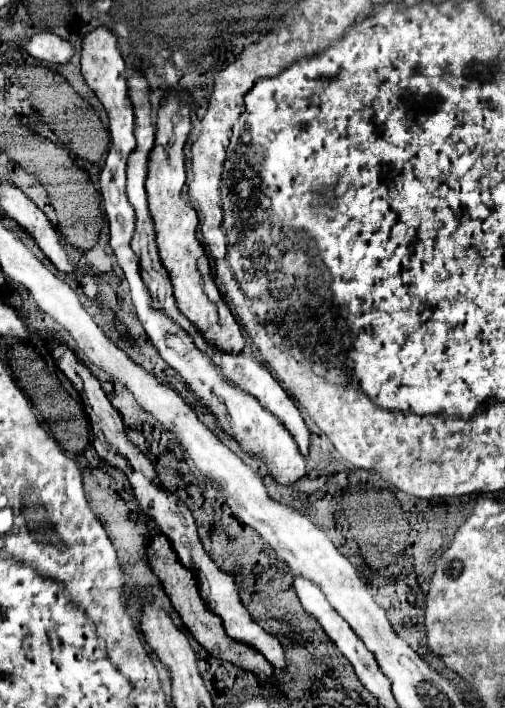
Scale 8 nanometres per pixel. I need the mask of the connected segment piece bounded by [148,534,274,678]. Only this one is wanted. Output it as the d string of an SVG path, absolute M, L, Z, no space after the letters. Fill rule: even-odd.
M162 534L154 536L152 542L148 544L148 560L150 560L150 566L152 566L154 574L160 578L160 582L162 582L168 598L172 600L172 606L176 608L176 612L180 614L180 618L184 620L184 624L190 630L190 634L198 640L198 644L202 644L212 656L216 656L220 660L226 660L226 662L232 662L232 664L236 664L236 666L240 666L244 670L250 670L250 672L254 672L254 674L258 674L262 678L272 678L274 676L274 668L268 664L268 660L258 650L254 650L248 644L232 640L224 632L220 616L212 614L208 610L208 606L204 604L204 600L200 598L200 594L196 590L196 578L194 578L194 574L188 568L180 566L178 558L176 558L176 552L172 550L170 542Z

